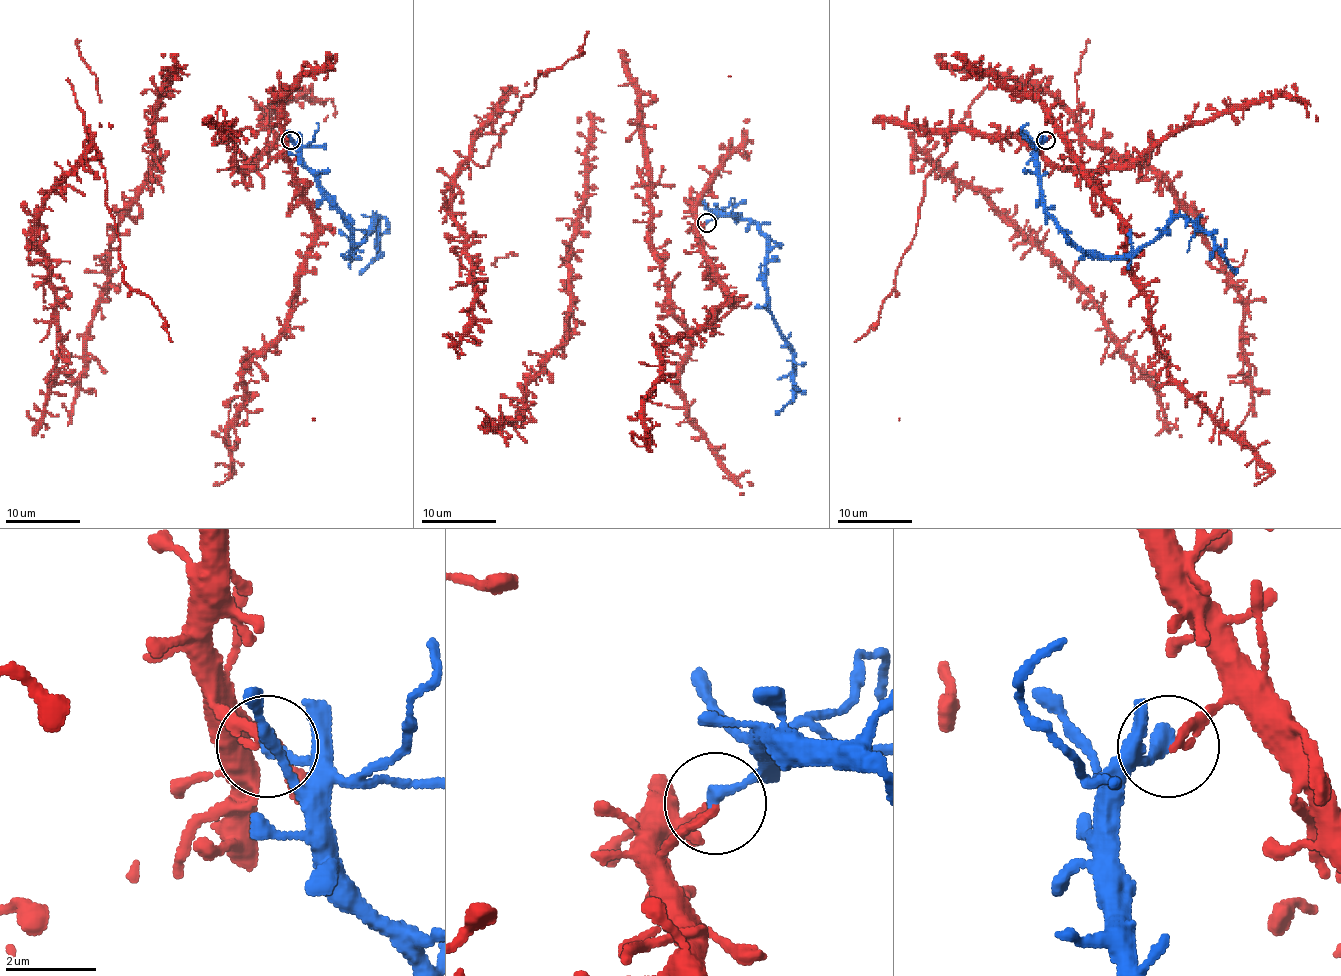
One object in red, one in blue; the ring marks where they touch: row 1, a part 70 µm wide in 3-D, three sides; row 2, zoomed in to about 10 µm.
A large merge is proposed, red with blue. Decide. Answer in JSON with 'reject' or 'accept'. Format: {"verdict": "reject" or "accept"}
{"verdict": "reject"}

